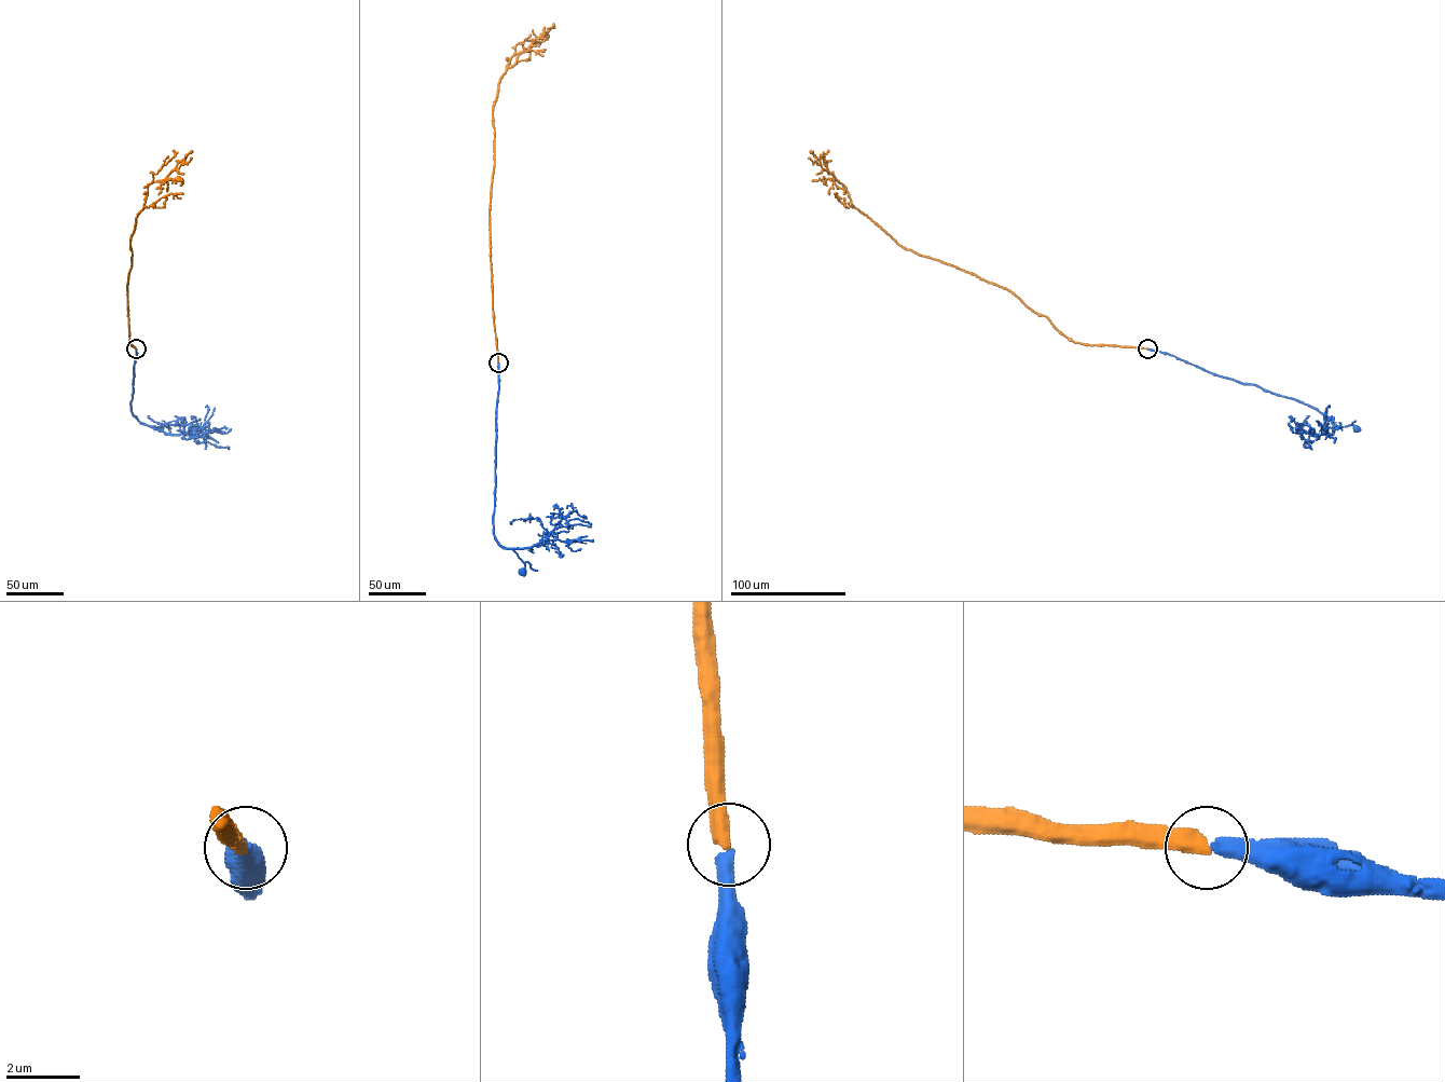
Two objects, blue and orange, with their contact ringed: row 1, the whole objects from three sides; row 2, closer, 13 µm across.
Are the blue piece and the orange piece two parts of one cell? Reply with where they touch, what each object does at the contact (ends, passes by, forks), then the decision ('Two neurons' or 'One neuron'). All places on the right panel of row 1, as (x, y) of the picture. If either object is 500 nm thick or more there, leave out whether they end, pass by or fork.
Place: (1147, 348). At the ring blue ends. At the ring orange ends. One neuron

